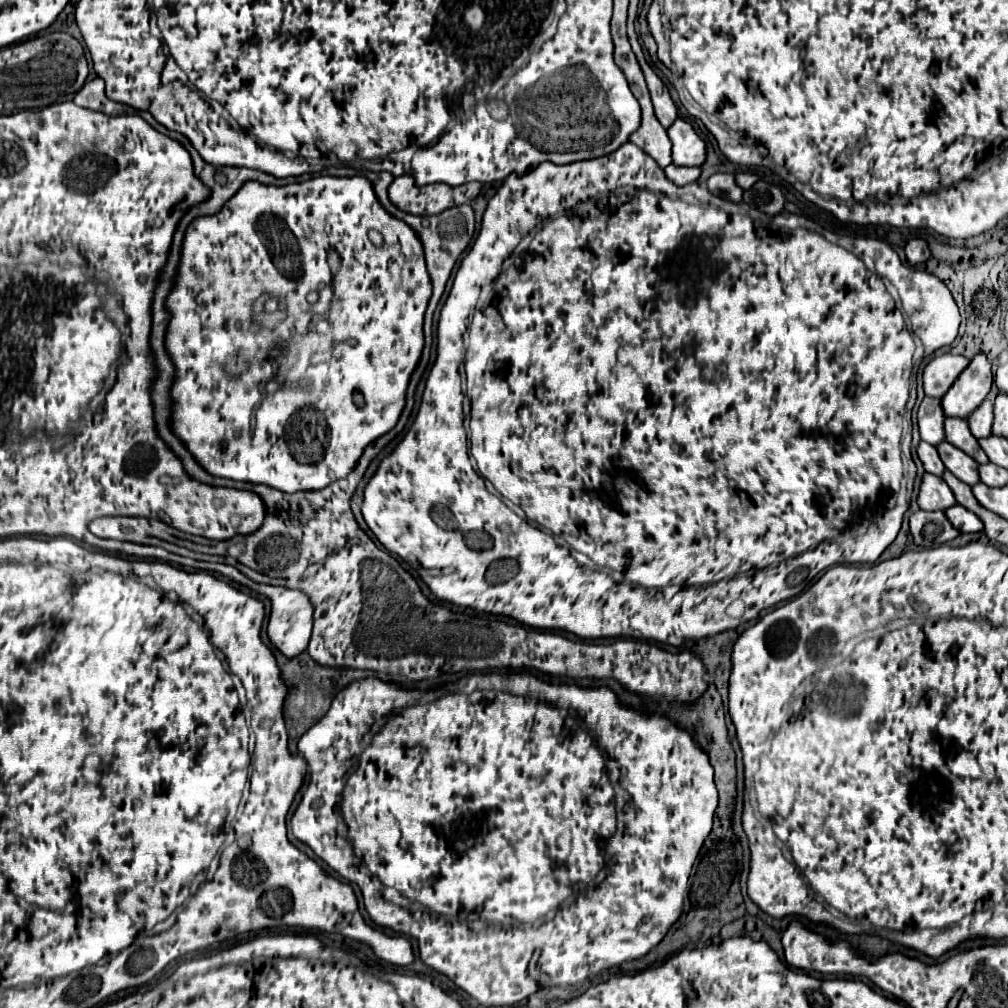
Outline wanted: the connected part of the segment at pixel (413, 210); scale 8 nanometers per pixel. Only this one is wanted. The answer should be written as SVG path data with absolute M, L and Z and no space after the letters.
M399 176L389 186L391 202L409 214L431 216L439 214L451 206L461 206L475 200L481 194L483 184L463 184L463 186L447 186L447 184L427 184L415 186L411 176Z

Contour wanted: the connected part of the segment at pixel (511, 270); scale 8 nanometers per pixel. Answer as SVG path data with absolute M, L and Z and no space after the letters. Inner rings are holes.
M627 142L627 144L623 144L623 146L621 146L621 148L619 148L619 150L615 150L615 152L611 152L611 154L607 154L607 156L601 156L601 158L593 158L593 160L585 160L585 162L571 162L571 164L567 164L567 166L565 166L565 164L563 164L563 166L559 166L559 164L553 164L553 162L543 162L543 164L539 164L539 166L537 166L537 168L535 168L535 170L531 170L531 172L529 172L529 174L523 174L523 176L517 176L517 174L511 174L511 176L507 176L507 180L503 180L503 184L501 184L501 188L499 188L499 190L497 190L497 192L495 192L495 196L493 196L493 198L491 198L491 200L489 200L489 204L487 204L487 210L485 210L485 214L483 214L483 220L481 220L481 230L479 230L479 236L477 236L477 240L475 240L475 244L473 244L473 246L471 246L471 250L469 250L469 254L467 254L467 256L465 256L465 260L463 260L463 262L461 262L461 268L459 268L459 270L457 270L457 276L455 276L455 279L454 279L454 282L453 282L453 285L452 285L452 288L451 288L451 291L450 291L450 293L449 293L449 297L448 297L448 298L447 298L447 299L446 299L446 301L445 301L445 306L443 306L443 310L441 310L441 313L440 313L440 318L439 318L439 322L438 322L438 333L437 333L437 349L436 349L436 350L437 350L437 359L436 359L436 361L435 361L435 366L433 366L433 367L432 367L432 368L431 368L431 370L430 370L430 372L429 372L429 378L427 378L427 384L425 384L425 392L423 392L423 400L421 400L421 408L419 408L419 414L417 414L417 418L415 418L415 422L413 422L413 426L411 426L411 428L409 428L409 432L407 432L407 436L405 436L405 438L403 438L403 440L401 440L401 442L399 442L399 444L397 444L397 448L395 448L395 452L393 452L393 454L391 454L391 456L389 456L389 458L385 458L385 460L383 460L383 462L381 462L381 464L379 464L379 470L377 470L377 472L375 472L375 476L373 476L373 478L371 478L371 480L369 480L369 484L367 484L367 488L365 488L365 500L363 500L363 506L361 506L361 512L363 512L363 518L365 518L365 522L367 522L367 526L369 526L369 528L371 528L371 532L373 532L373 534L375 534L375 536L377 536L377 540L379 540L379 542L381 542L381 544L383 544L383 546L385 546L385 548L387 548L387 550L391 550L391 552L393 552L393 554L397 554L397 556L401 556L401 558L403 558L403 560L405 560L405 562L407 562L407 564L409 564L409 560L411 560L411 562L413 562L413 560L417 560L417 564L419 564L419 568L417 568L417 570L419 570L419 576L421 576L421 580L423 580L423 582L425 582L425 584L427 584L427 586L429 586L429 588L431 588L431 592L433 592L433 594L435 594L435 596L437 596L437 598L441 598L441 600L447 600L447 602L453 602L453 604L457 604L457 606L465 606L465 608L475 608L475 610L481 610L481 612L491 612L491 614L501 614L501 616L509 616L509 618L513 618L513 620L517 620L517 622L521 622L521 624L527 624L527 626L533 626L533 628L543 628L543 630L565 630L565 632L571 632L571 634L575 634L575 636L579 636L579 638L583 638L583 640L585 640L585 638L635 638L635 640L655 640L655 642L663 642L663 644L671 644L671 646L681 646L681 644L683 644L683 642L687 642L687 640L701 640L701 638L707 638L707 636L717 636L717 634L721 634L721 632L725 632L725 630L731 630L731 628L737 628L737 626L739 626L739 624L741 624L741 622L747 622L747 620L753 620L753 618L757 618L757 616L759 616L759 612L761 612L761 610L765 610L765 608L771 608L771 606L775 606L775 604L779 604L779 602L783 602L783 600L789 600L789 598L793 598L793 596L797 596L797 594L801 594L801 592L803 592L803 590L805 590L805 588L807 588L807 586L811 586L811 580L813 580L813 578L815 578L815 576L817 576L817 574L819 574L819 572L823 572L823 570L827 570L827 568L829 568L829 566L835 566L835 564L847 564L847 562L851 562L851 564L865 564L865 562L869 562L869 564L873 564L873 562L875 562L875 560L877 560L877 558L879 558L879 556L881 556L881 552L883 552L883 550L885 550L885 548L887 548L887 546L889 546L889 544L891 544L891 542L893 542L893 540L895 540L895 538L896 538L896 537L897 537L897 535L898 535L898 533L899 533L899 528L901 528L901 524L902 524L902 521L903 521L903 516L904 516L904 514L905 514L905 512L906 512L906 510L908 510L908 508L909 508L909 503L910 503L910 502L911 502L911 495L912 495L912 494L913 494L913 487L914 487L914 482L915 482L915 478L916 478L916 476L917 476L917 469L916 469L916 466L915 466L915 463L914 463L914 462L913 462L913 460L912 460L912 456L911 456L911 447L912 447L912 420L911 420L911 416L912 416L912 413L911 413L911 412L912 412L912 408L913 408L913 406L914 406L914 404L915 404L915 402L916 402L916 398L917 398L917 392L916 392L916 385L917 385L917 384L916 384L916 382L915 382L915 381L916 381L916 374L917 374L917 370L918 370L918 369L919 369L919 367L920 367L920 364L921 364L921 362L922 362L922 361L923 361L923 359L924 359L924 358L925 358L925 357L926 357L926 356L928 356L928 355L930 355L930 354L933 354L933 352L935 352L935 350L937 350L937 348L941 348L941 346L947 346L947 344L951 344L951 342L953 342L953 340L955 340L955 338L957 338L957 328L959 328L959 322L961 322L961 316L959 316L959 308L957 308L957 304L955 304L955 300L953 300L953 296L951 296L951 292L949 292L949 288L947 288L947 286L945 286L945 284L943 284L943 282L941 282L941 280L939 280L939 278L937 278L937 276L935 276L935 274L929 274L929 272L925 272L925 270L924 270L924 269L916 269L916 270L915 270L915 268L913 268L913 267L910 267L910 266L908 266L908 265L905 265L905 264L904 264L904 263L903 263L903 262L901 262L901 260L899 260L899 256L897 256L897 252L895 252L895 250L893 250L893 248L891 248L891 245L890 245L890 244L889 244L889 243L888 243L888 242L887 242L887 241L886 241L886 240L884 240L884 239L880 239L880 238L875 238L875 237L870 237L870 236L865 236L865 235L846 235L846 234L840 234L840 233L838 233L838 232L836 232L836 231L833 231L833 230L830 230L830 229L827 229L827 228L824 228L824 227L821 227L821 225L819 225L819 224L818 224L818 223L816 223L816 222L815 222L815 221L813 221L813 220L812 220L812 219L809 219L809 218L807 218L807 217L804 217L804 216L802 216L802 215L798 215L798 214L794 214L794 213L789 213L789 212L788 212L788 211L786 211L786 210L783 210L783 211L782 211L782 212L780 212L780 213L779 213L779 214L778 214L778 215L776 215L776 216L767 216L767 214L761 214L761 212L759 212L759 210L757 210L757 208L753 208L753 210L749 210L749 209L750 209L750 206L749 206L749 205L746 205L746 204L744 204L744 203L743 203L743 202L741 202L741 203L734 203L734 202L731 202L731 201L730 201L730 200L723 200L723 198L721 198L721 196L715 196L715 194L713 194L713 193L711 193L711 192L710 192L710 191L709 191L709 190L708 190L708 189L707 189L707 187L706 187L706 184L687 184L687 186L675 186L675 184L673 184L673 182L671 182L671 180L667 180L667 176L665 176L665 172L663 172L663 168L659 168L659 164L655 164L655 160L653 160L653 158L651 158L651 156L647 156L647 154L645 154L645 152L643 152L643 150L641 150L641 148L639 148L639 146L635 146L635 144L631 144L631 142ZM537 226L541 226L541 228L539 228L539 232L537 232L537 234L535 234L535 238L533 238L533 242L531 242L531 248L529 248L529 250L533 250L533 252L523 252L523 254L519 254L519 256L515 256L515 258L513 258L513 262L511 262L511 266L509 266L509 268L505 268L505 270L503 270L503 272L501 272L501 271L502 271L502 264L503 264L503 262L504 262L504 261L505 261L505 260L507 260L507 258L509 258L509 257L510 257L510 256L511 256L511 252L513 252L513 250L515 250L515 248L517 248L517 244L519 244L519 242L521 242L521 238L525 238L525 236L527 236L527 234L529 234L529 232L531 232L531 230L535 230L535 228L537 228ZM783 248L785 248L785 258L787 258L787 260L782 260L782 259L780 259L780 256L781 256L781 254L780 254L780 252L781 252L781 250L783 250ZM535 252L539 252L539 254L545 254L545 260L539 260L539 254L535 254ZM491 282L493 282L493 292L491 292L491 296L489 296L489 298L487 298L487 300L485 300L485 304L483 304L483 308L481 308L481 310L477 310L477 312L475 312L475 314L473 314L473 322L471 322L471 328L469 328L469 338L471 338L471 342L469 342L469 348L467 348L467 350L465 350L465 346L464 346L464 345L463 345L463 334L464 334L464 332L465 332L465 331L466 331L466 330L467 330L467 323L468 323L468 318L469 318L469 315L470 315L470 314L471 314L471 313L472 313L472 312L473 312L473 310L474 310L474 309L475 309L475 304L477 304L477 300L479 300L479 296L480 296L480 294L481 294L481 288L483 288L483 286L485 286L485 284L489 284L489 283L491 283ZM464 353L465 353L465 372L467 372L467 398L469 398L469 412L471 412L471 415L470 415L470 416L471 416L471 419L470 419L470 429L469 429L469 430L470 430L470 432L469 432L469 442L471 442L471 456L473 456L473 458L475 458L475 462L477 462L477 468L479 468L479 472L477 472L477 470L475 470L475 466L473 466L473 464L471 464L471 460L469 460L469 454L467 454L467 432L465 432L465 426L463 426L463 416L464 416L464 414L463 414L463 394L462 394L462 391L461 391L461 374L459 374L459 366L461 366L461 362L463 362L463 358L464 358ZM483 476L485 476L485 480L489 480L489 482L491 482L491 484L493 484L493 486L495 486L495 488L497 488L497 494L491 494L491 492L489 492L489 490L487 490L487 488L485 488L485 480L483 480ZM499 574L513 574L513 576L511 576L511 578L507 578L507 580L505 580L505 582L499 582ZM733 600L743 600L743 604L745 604L745 614L743 614L743 616L741 616L741 618L733 618L733 616L729 616L729 614L727 614L727 606L729 606L729 604L731 604L731 602L733 602Z

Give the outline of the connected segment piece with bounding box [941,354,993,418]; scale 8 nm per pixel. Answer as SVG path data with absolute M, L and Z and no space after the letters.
M983 354L975 356L971 364L965 368L965 372L943 396L941 406L943 406L945 416L967 418L989 394L991 382L993 382L991 364L987 362Z

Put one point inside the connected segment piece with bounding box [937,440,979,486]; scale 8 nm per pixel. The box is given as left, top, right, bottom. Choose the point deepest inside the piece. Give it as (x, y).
(964, 467)

